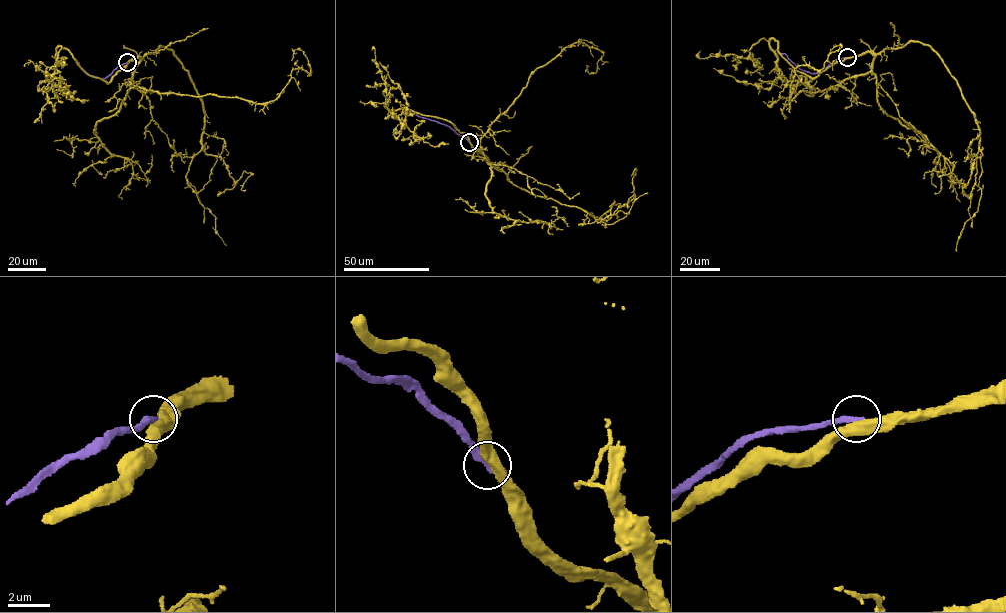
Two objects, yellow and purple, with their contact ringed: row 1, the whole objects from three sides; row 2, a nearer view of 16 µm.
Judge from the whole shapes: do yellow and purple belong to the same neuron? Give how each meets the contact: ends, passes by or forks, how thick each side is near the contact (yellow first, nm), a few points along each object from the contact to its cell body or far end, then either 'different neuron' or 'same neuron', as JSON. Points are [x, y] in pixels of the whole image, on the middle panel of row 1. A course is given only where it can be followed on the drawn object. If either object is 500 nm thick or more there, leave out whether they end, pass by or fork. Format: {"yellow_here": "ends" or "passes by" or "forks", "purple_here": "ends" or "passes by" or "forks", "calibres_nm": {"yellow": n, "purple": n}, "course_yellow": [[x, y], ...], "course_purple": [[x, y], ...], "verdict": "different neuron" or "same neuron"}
{"yellow_here": "passes by", "purple_here": "ends", "calibres_nm": {"yellow": 480, "purple": 320}, "course_yellow": [[469, 142], [488, 159], [480, 144], [489, 125], [532, 72], [578, 39], [603, 55], [595, 73], [587, 66]], "course_purple": [[469, 142], [448, 126], [408, 109]], "verdict": "different neuron"}

